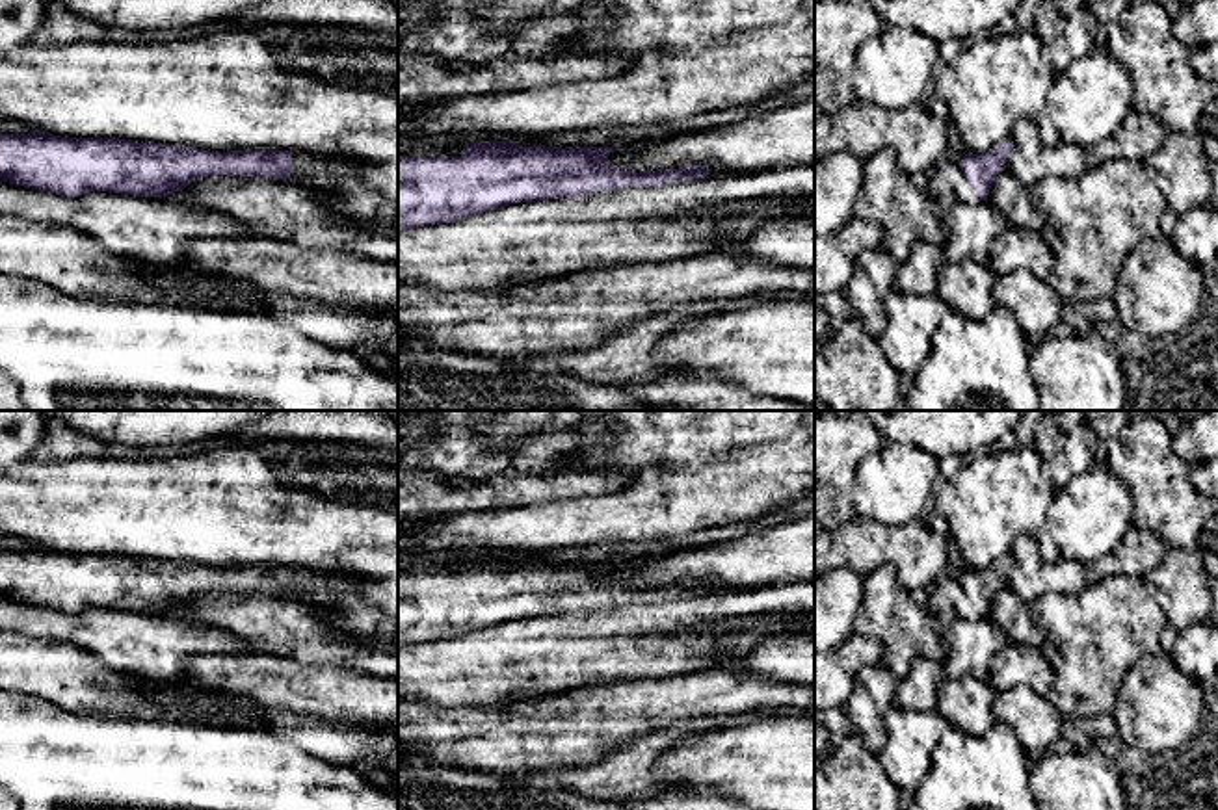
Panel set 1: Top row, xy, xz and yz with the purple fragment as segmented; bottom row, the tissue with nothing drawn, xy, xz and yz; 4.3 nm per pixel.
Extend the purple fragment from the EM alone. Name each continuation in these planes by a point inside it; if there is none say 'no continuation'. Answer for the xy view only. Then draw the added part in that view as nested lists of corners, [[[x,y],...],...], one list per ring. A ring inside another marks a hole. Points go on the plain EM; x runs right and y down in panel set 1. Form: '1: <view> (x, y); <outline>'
1: xy (304, 580); [[[294,568],[292,591],[294,593],[316,593],[316,591],[350,591],[359,589],[357,578],[342,576],[327,570]]]

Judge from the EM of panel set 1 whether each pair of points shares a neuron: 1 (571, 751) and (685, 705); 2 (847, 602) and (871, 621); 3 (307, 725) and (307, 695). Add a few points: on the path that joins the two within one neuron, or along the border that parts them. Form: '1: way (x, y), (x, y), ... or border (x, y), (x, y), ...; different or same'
1: way (599, 738), (607, 732), (627, 729), (657, 710); same
2: border (863, 576), (863, 604), (852, 630); different
3: border (264, 705), (350, 723); different

